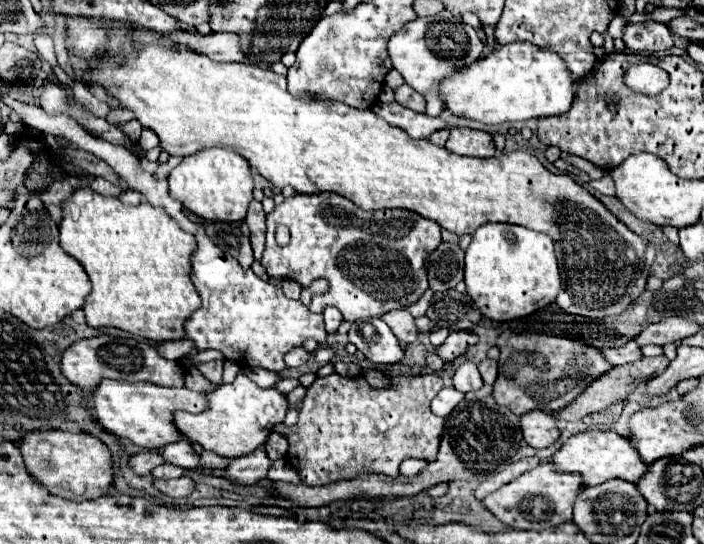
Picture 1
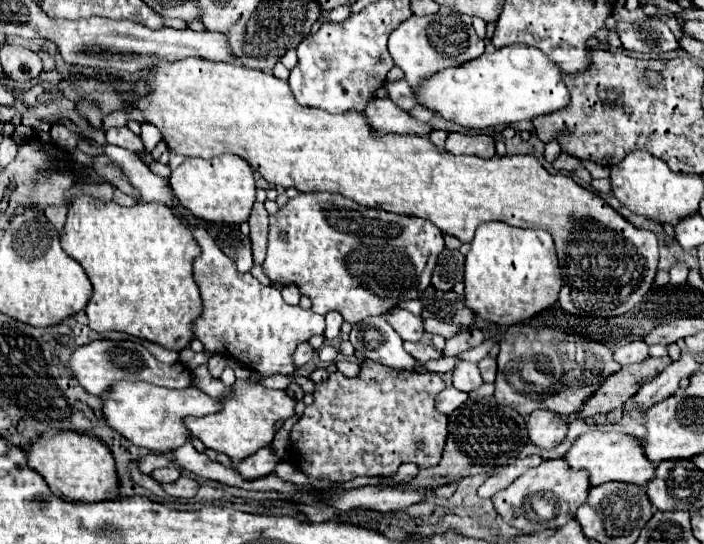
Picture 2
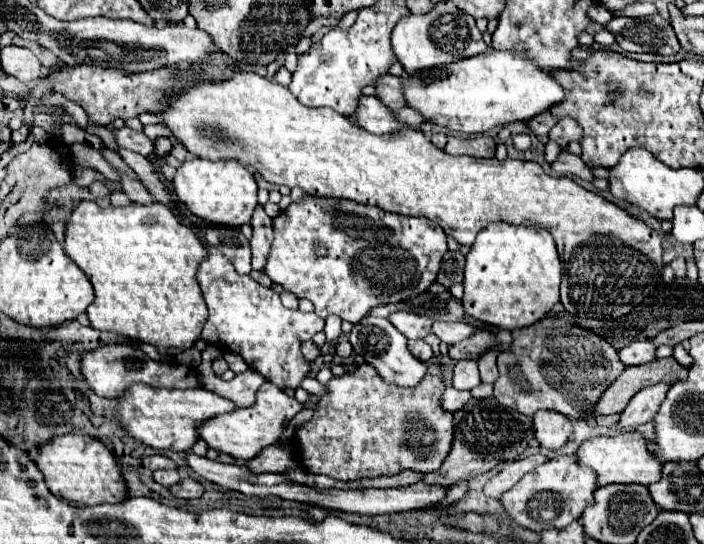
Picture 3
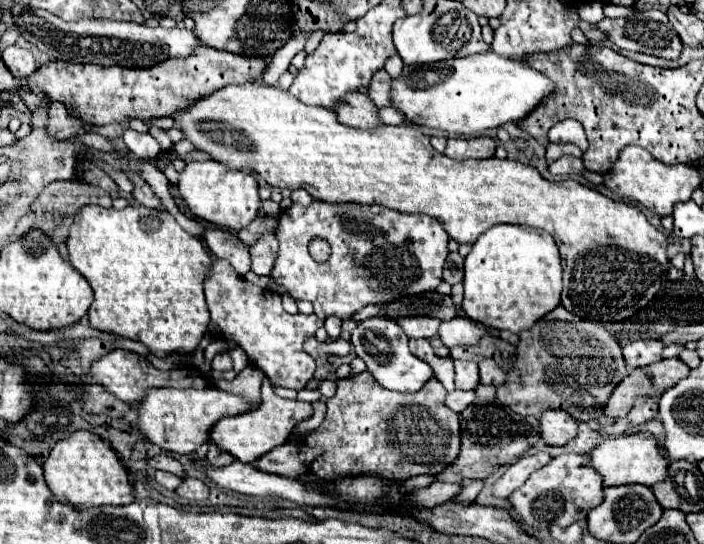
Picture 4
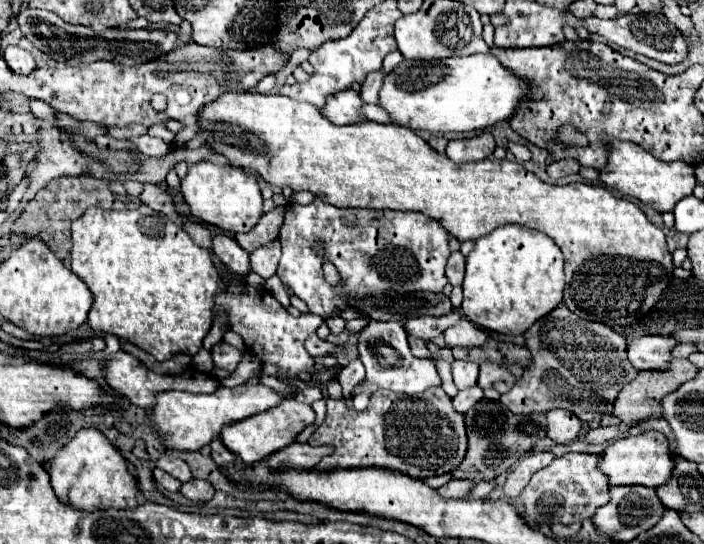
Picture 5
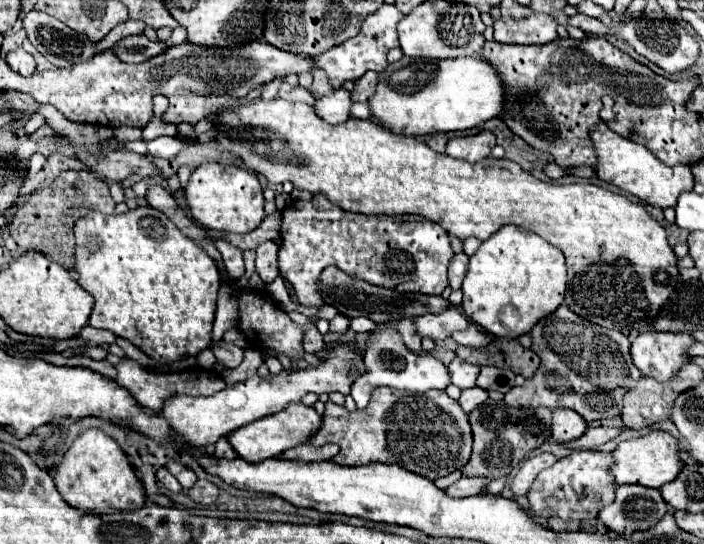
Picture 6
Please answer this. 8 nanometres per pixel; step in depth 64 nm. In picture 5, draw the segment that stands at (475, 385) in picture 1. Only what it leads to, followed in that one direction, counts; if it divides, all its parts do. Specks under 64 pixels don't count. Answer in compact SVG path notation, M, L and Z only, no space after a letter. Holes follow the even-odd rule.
M454 360L452 362L452 378L454 378L454 384L456 384L458 390L476 386L476 380L478 380L478 364Z

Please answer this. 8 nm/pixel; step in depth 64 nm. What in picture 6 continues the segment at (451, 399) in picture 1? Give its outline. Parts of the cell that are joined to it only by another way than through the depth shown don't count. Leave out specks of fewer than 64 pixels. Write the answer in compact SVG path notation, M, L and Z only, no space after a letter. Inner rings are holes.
M474 386L474 388L468 388L468 390L464 390L458 402L460 402L462 410L464 410L466 414L470 414L474 408L478 408L480 404L484 404L486 400L488 400L488 392L486 392L484 388L478 388L478 386Z

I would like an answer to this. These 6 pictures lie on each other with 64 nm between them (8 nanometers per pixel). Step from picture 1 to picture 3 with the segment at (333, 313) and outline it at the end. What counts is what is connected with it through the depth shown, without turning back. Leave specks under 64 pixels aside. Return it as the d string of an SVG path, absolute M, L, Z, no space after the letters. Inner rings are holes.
M328 316L328 318L326 318L324 334L326 334L326 338L328 338L330 342L340 336L340 322L342 322L342 320L340 320L338 316Z

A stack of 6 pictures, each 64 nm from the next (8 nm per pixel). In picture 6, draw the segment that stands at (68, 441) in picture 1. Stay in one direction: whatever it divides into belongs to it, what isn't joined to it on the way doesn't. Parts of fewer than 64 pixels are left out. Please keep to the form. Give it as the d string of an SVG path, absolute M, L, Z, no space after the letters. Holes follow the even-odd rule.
M90 428L70 446L64 460L54 468L54 482L62 498L88 514L110 514L116 510L138 510L146 504L146 494L140 478L132 472L132 464L120 446L104 432Z

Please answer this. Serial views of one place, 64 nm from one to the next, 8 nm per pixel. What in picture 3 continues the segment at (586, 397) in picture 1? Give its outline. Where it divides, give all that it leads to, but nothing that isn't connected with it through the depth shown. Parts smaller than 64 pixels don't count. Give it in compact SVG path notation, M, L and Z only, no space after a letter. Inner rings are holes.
M662 358L654 360L642 366L628 366L620 378L602 394L600 402L594 408L594 416L598 414L622 414L628 406L630 398L640 392L640 388L658 384L664 380L668 372L676 372L678 380L688 376L688 368L680 366L674 358Z

